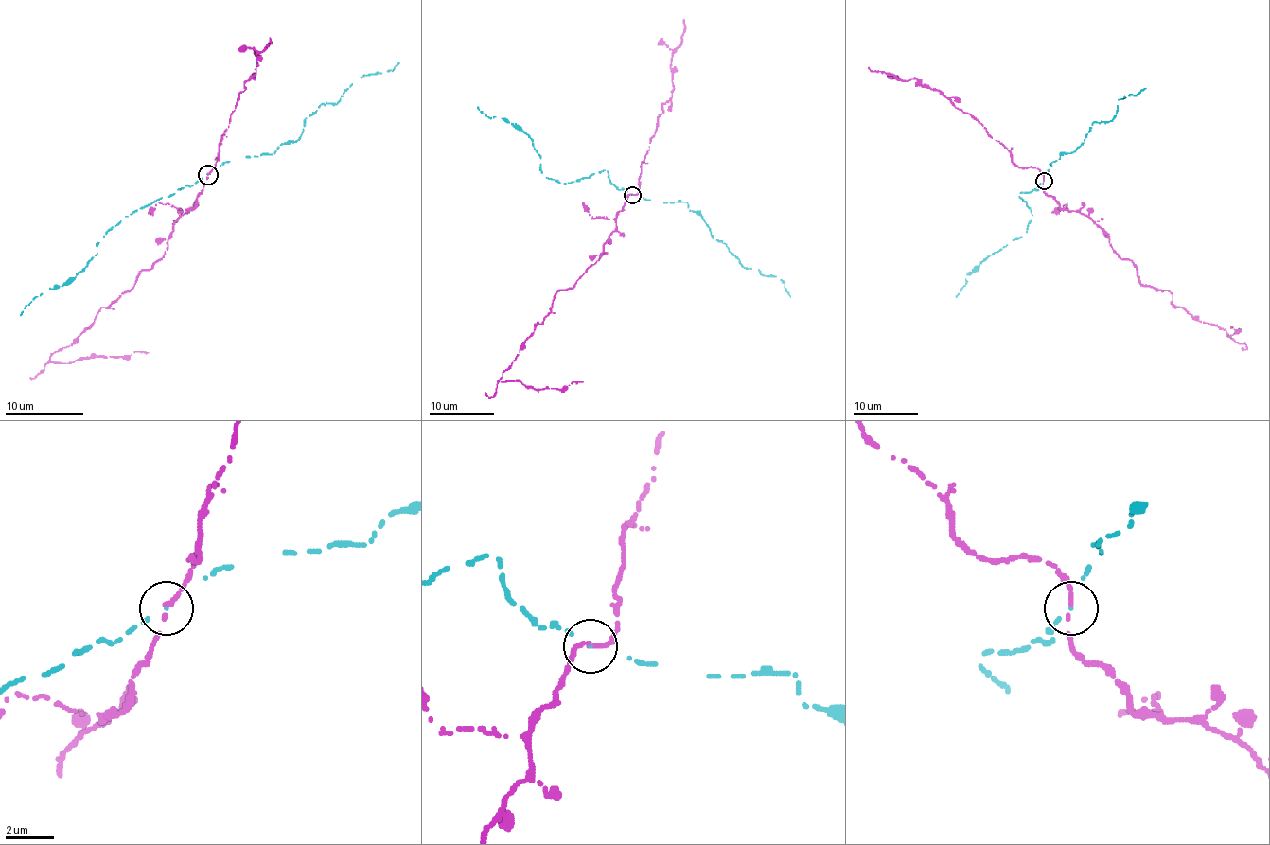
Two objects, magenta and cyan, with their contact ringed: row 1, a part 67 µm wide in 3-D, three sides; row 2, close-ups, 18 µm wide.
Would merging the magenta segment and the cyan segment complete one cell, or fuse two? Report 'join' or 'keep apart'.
keep apart

